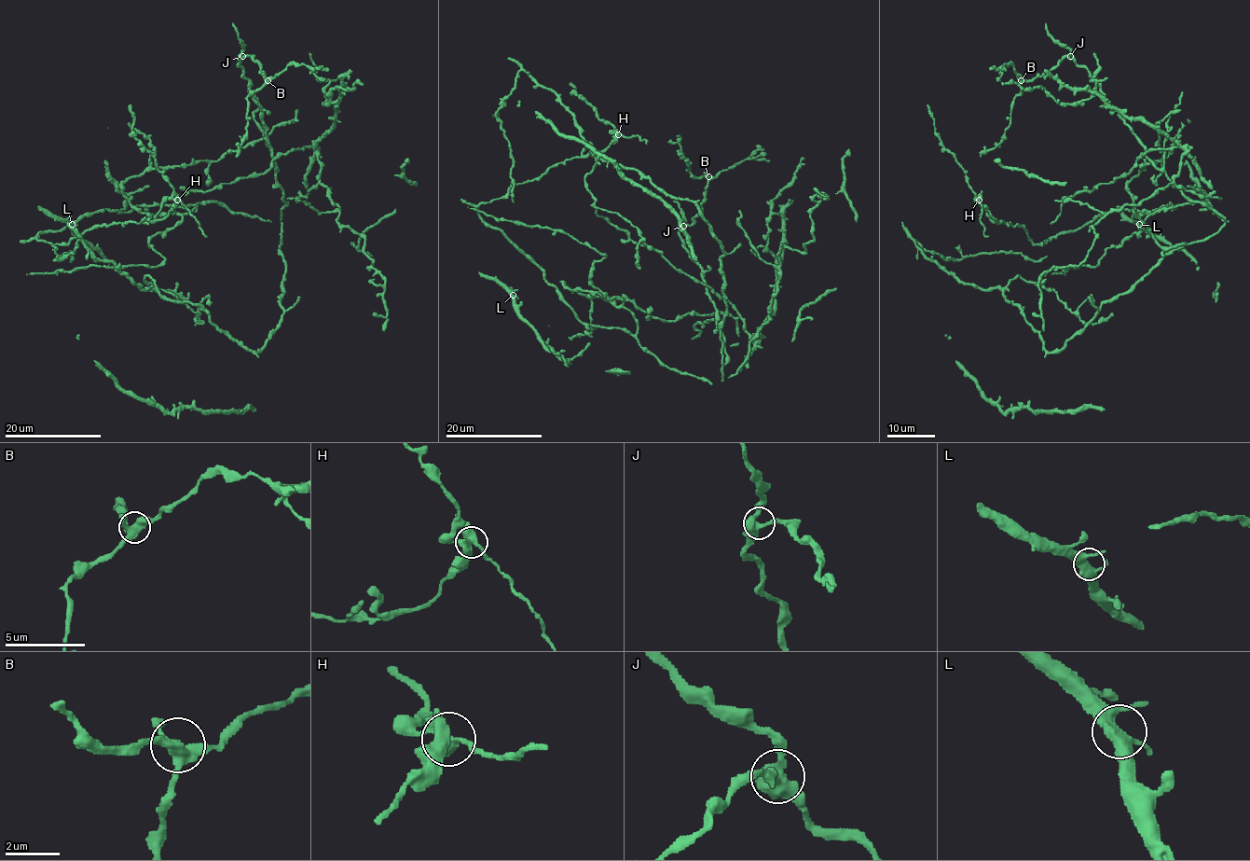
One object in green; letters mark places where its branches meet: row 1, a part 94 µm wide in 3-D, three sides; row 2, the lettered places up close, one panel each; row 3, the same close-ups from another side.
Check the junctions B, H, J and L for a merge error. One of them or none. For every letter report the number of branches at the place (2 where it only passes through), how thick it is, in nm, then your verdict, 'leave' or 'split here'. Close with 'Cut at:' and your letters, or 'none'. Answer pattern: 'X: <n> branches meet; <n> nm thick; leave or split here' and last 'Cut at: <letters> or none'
B: 4 branches meet; 360 nm thick; leave
H: 4 branches meet; 480 nm thick; split here
J: 4 branches meet; 460 nm thick; leave
L: 4 branches meet; 440 nm thick; leave
Cut at: H

